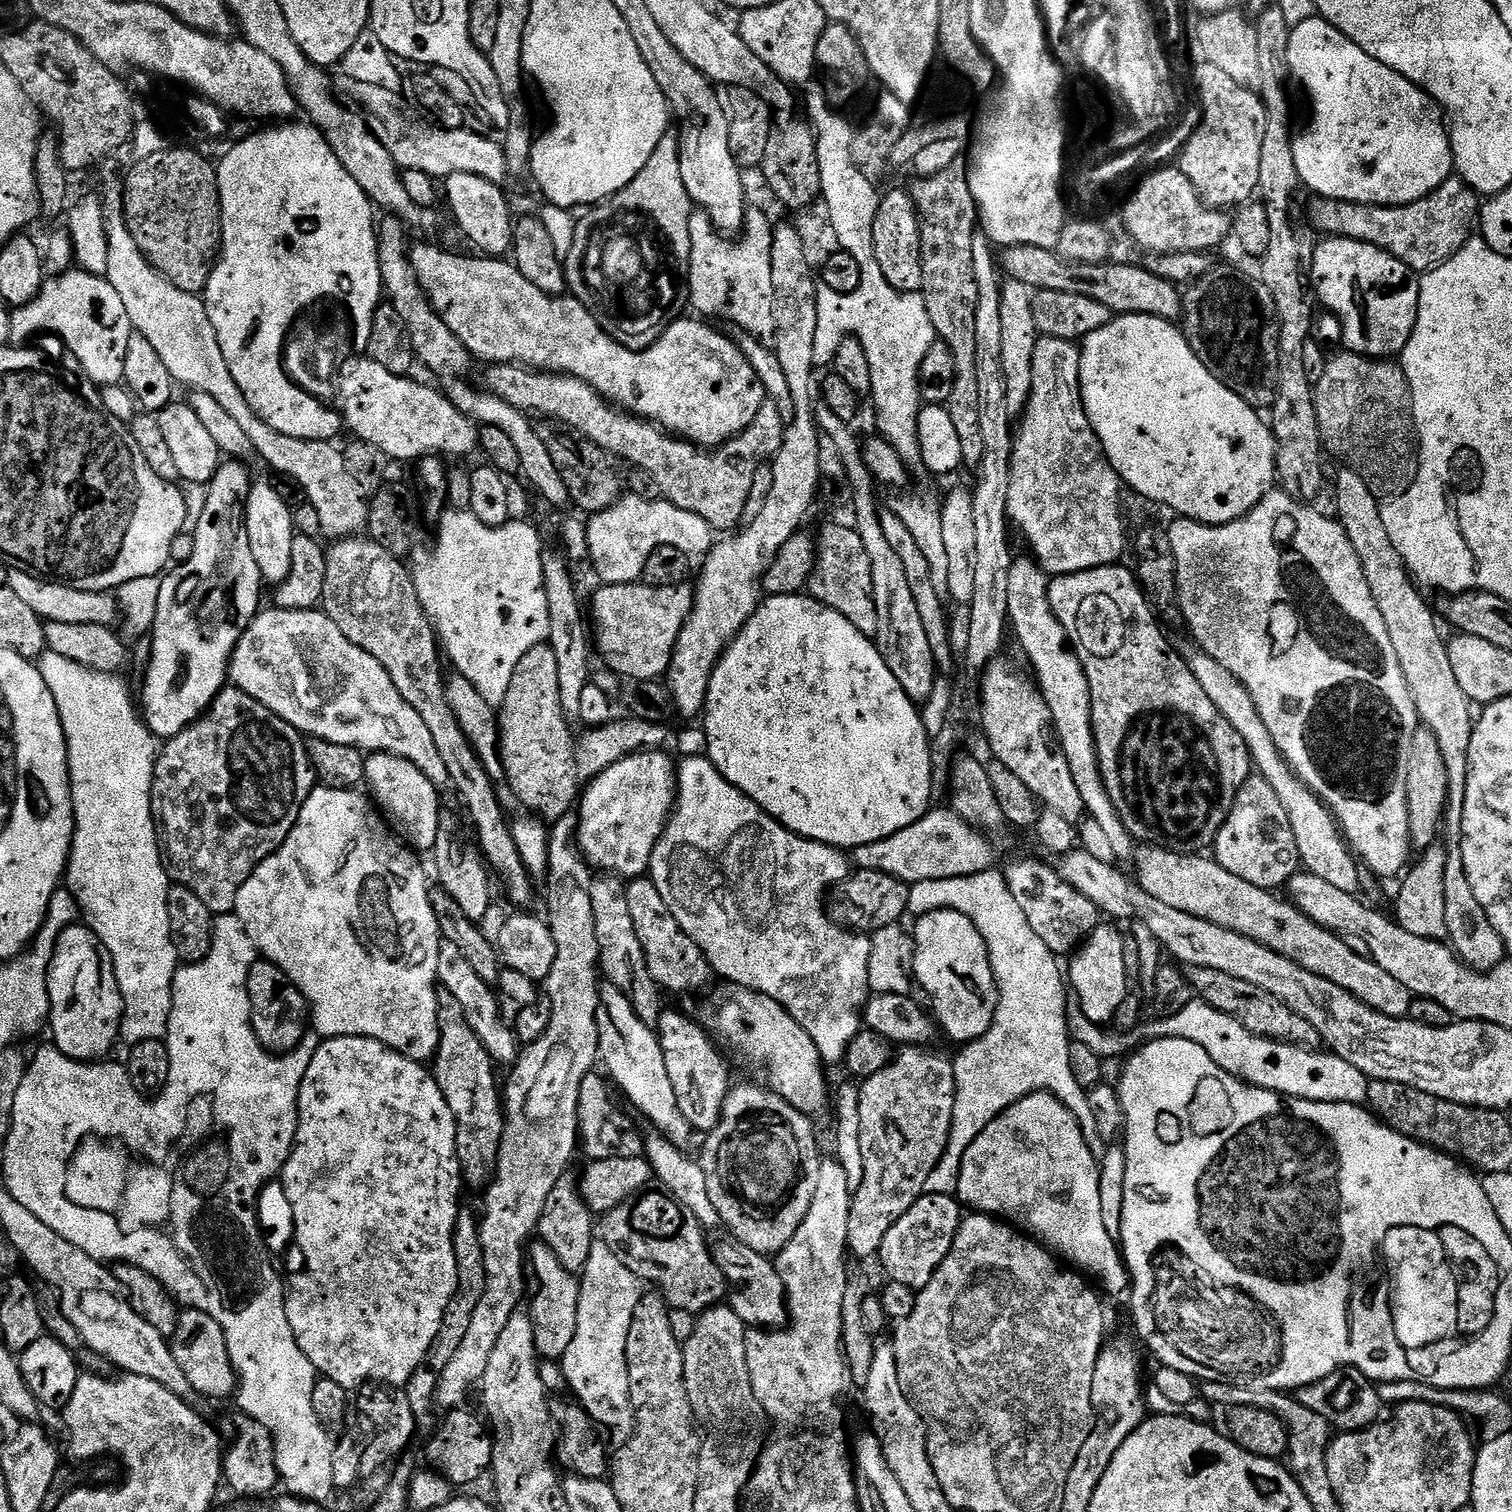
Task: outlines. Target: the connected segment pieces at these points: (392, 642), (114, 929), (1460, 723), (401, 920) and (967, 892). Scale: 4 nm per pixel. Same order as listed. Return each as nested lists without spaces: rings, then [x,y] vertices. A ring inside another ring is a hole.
[[[364,536],[343,537],[331,544],[326,550],[326,586],[322,586],[322,610],[330,622],[334,622],[334,626],[338,626],[338,630],[342,630],[342,634],[354,642],[354,646],[378,658],[386,674],[390,674],[394,686],[398,686],[398,694],[402,694],[402,698],[406,698],[406,702],[410,702],[410,706],[422,714],[422,722],[426,722],[434,738],[434,746],[438,746],[438,754],[448,771],[451,787],[456,787],[461,802],[472,815],[483,855],[497,877],[508,876],[513,902],[530,903],[533,877],[522,860],[522,854],[518,852],[518,846],[514,844],[510,816],[504,813],[500,805],[497,785],[466,738],[458,718],[454,718],[454,710],[450,710],[446,675],[440,669],[442,648],[418,598],[409,565],[401,557],[390,554]]]
[[[45,651],[39,657],[38,667],[50,694],[54,694],[54,702],[58,706],[58,718],[62,722],[62,730],[68,747],[68,777],[72,779],[72,809],[76,815],[76,829],[72,839],[72,852],[68,855],[68,867],[66,869],[66,884],[71,889],[77,906],[83,919],[94,934],[106,946],[106,950],[112,959],[114,974],[118,982],[120,997],[124,999],[124,1017],[120,1023],[120,1040],[125,1045],[141,1044],[147,1040],[164,1040],[168,1035],[168,1023],[170,1022],[170,1010],[172,1009],[172,983],[176,977],[178,957],[174,950],[174,938],[170,934],[170,910],[168,909],[168,890],[170,877],[166,867],[166,861],[162,855],[162,845],[156,827],[156,818],[152,814],[152,783],[154,782],[154,770],[156,769],[156,757],[158,755],[158,740],[148,729],[143,715],[138,711],[138,704],[132,701],[132,692],[123,679],[123,675],[115,672],[99,672],[78,662],[70,662],[70,658],[62,658],[62,654],[54,654]]]
[[[1341,467],[1339,471],[1336,476],[1335,515],[1346,530],[1346,538],[1350,538],[1350,546],[1354,546],[1354,554],[1358,554],[1362,562],[1366,586],[1370,586],[1370,594],[1374,594],[1374,602],[1378,602],[1378,610],[1386,621],[1386,630],[1390,630],[1390,642],[1394,642],[1398,662],[1402,662],[1402,670],[1416,703],[1420,723],[1436,735],[1438,746],[1442,746],[1442,758],[1446,758],[1448,805],[1444,811],[1442,832],[1445,837],[1448,835],[1446,926],[1450,947],[1469,968],[1475,968],[1477,972],[1489,972],[1506,958],[1504,940],[1498,930],[1490,926],[1486,910],[1482,910],[1478,898],[1474,898],[1474,890],[1470,887],[1470,878],[1466,878],[1466,866],[1460,853],[1474,705],[1466,694],[1462,694],[1458,678],[1454,678],[1446,636],[1440,633],[1441,625],[1433,605],[1424,601],[1425,593],[1414,583],[1407,566],[1404,565],[1404,559],[1398,554],[1398,550],[1394,550],[1394,542],[1390,542],[1386,522],[1382,522],[1381,501],[1377,500],[1370,486],[1362,482],[1357,472],[1346,467]]]
[[[317,786],[313,788],[310,798],[302,806],[298,814],[298,822],[294,830],[282,842],[282,846],[274,854],[270,854],[254,870],[254,874],[238,890],[238,902],[234,915],[246,926],[246,934],[254,942],[257,953],[263,959],[275,964],[298,986],[308,1003],[310,1024],[316,1027],[320,1038],[333,1036],[365,1036],[382,1042],[387,1048],[401,1052],[406,1058],[428,1062],[440,1049],[440,1027],[438,1026],[438,998],[436,990],[438,981],[438,950],[440,949],[441,932],[438,918],[431,904],[430,884],[424,868],[420,865],[421,857],[407,844],[401,842],[396,833],[386,823],[385,817],[378,811],[377,805],[363,791],[350,788],[329,788]]]
[[[989,870],[960,878],[938,878],[911,885],[908,912],[914,914],[913,917],[919,918],[937,912],[939,908],[949,908],[966,914],[970,922],[974,922],[984,941],[988,943],[988,953],[996,985],[1000,991],[1000,1001],[996,1007],[994,1022],[986,1035],[963,1045],[959,1049],[960,1053],[954,1056],[956,1079],[954,1122],[950,1126],[950,1138],[946,1150],[938,1166],[934,1166],[934,1174],[930,1174],[928,1179],[927,1195],[953,1195],[960,1181],[962,1158],[966,1150],[970,1150],[970,1142],[974,1142],[974,1138],[978,1138],[978,1134],[982,1134],[982,1130],[986,1130],[986,1126],[990,1126],[990,1122],[994,1122],[994,1118],[1001,1116],[1010,1106],[1014,1106],[1030,1093],[1041,1090],[1052,1093],[1072,1111],[1074,1118],[1080,1124],[1080,1129],[1084,1132],[1086,1146],[1090,1146],[1092,1153],[1100,1158],[1105,1152],[1106,1141],[1102,1138],[1102,1134],[1098,1134],[1094,1113],[1090,1111],[1088,1093],[1080,1085],[1078,1078],[1074,1078],[1074,1070],[1070,1066],[1070,1035],[1067,1026],[1067,1006],[1070,996],[1066,991],[1066,976],[1062,971],[1062,964],[1060,968],[1059,962],[1056,961],[1059,960],[1057,953],[1052,952],[1050,946],[1046,946],[1046,942],[1034,932],[1034,926],[1030,926],[1022,906],[1018,906],[1017,899],[1011,893],[1003,871]]]

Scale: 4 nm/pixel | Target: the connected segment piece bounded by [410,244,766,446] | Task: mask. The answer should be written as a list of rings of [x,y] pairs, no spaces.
[[[420,244],[417,248],[415,245],[410,255],[418,282],[442,322],[454,330],[462,346],[466,346],[477,361],[485,360],[485,365],[514,364],[529,370],[559,372],[585,380],[609,403],[634,416],[655,421],[665,432],[690,440],[697,446],[719,446],[733,440],[739,432],[746,430],[746,426],[750,426],[750,422],[754,422],[758,410],[762,410],[766,397],[758,374],[754,374],[754,366],[750,366],[735,339],[715,332],[708,325],[711,323],[703,319],[675,320],[655,344],[643,352],[632,352],[606,335],[575,296],[551,296],[538,290],[538,286],[522,278],[515,263],[507,259],[455,256],[432,244]]]

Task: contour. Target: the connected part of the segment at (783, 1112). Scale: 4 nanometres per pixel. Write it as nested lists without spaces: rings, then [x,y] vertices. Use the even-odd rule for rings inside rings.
[[[740,1084],[737,1088],[735,1085],[729,1091],[724,1115],[718,1126],[703,1137],[704,1153],[699,1153],[698,1159],[706,1174],[710,1202],[714,1202],[714,1210],[718,1210],[721,1225],[737,1240],[750,1246],[750,1250],[778,1254],[790,1238],[798,1234],[798,1226],[802,1226],[806,1210],[810,1210],[810,1202],[814,1202],[822,1153],[812,1129],[813,1121],[787,1104],[777,1092],[760,1084]]]

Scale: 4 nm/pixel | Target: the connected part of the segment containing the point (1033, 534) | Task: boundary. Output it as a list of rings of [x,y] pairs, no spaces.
[[[1049,336],[1037,339],[1034,346],[1034,386],[1030,390],[1030,398],[1018,420],[1012,442],[1012,469],[1010,470],[1010,498],[1008,499],[1008,518],[1018,531],[1024,535],[1029,544],[1031,555],[1037,564],[1048,573],[1049,577],[1065,576],[1091,568],[1101,568],[1107,564],[1115,564],[1124,552],[1124,508],[1120,505],[1120,475],[1110,466],[1104,453],[1098,434],[1094,434],[1094,426],[1090,426],[1090,418],[1084,409],[1084,399],[1080,389],[1080,344],[1075,340],[1059,340]]]

